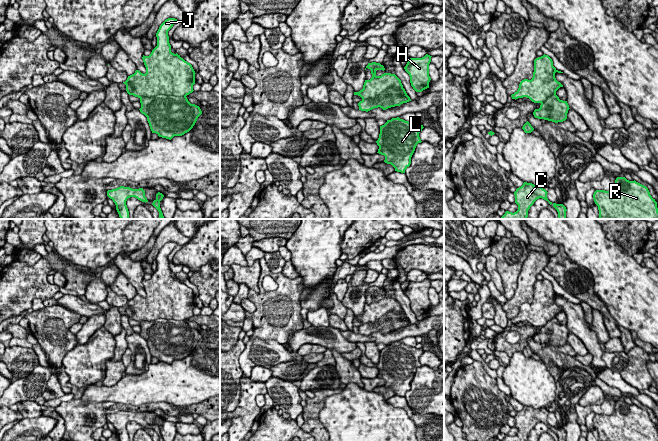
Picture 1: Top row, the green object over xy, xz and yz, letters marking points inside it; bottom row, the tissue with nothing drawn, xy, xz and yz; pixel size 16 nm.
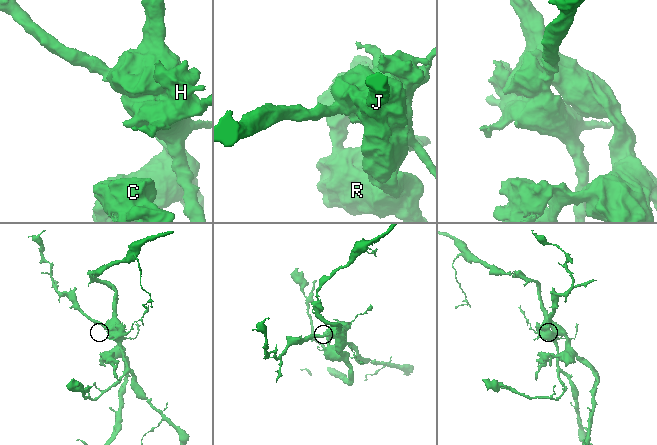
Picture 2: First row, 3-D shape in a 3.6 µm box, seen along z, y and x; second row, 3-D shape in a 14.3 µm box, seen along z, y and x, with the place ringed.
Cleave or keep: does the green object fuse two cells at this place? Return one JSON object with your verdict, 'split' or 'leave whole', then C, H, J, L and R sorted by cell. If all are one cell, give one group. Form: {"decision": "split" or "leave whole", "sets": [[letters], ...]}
{"decision": "split", "sets": [["C", "J", "L", "R"], ["H"]]}

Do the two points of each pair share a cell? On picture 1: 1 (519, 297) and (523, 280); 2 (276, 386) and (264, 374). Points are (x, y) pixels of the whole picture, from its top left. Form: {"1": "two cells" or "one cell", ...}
{"1": "one cell", "2": "two cells"}

